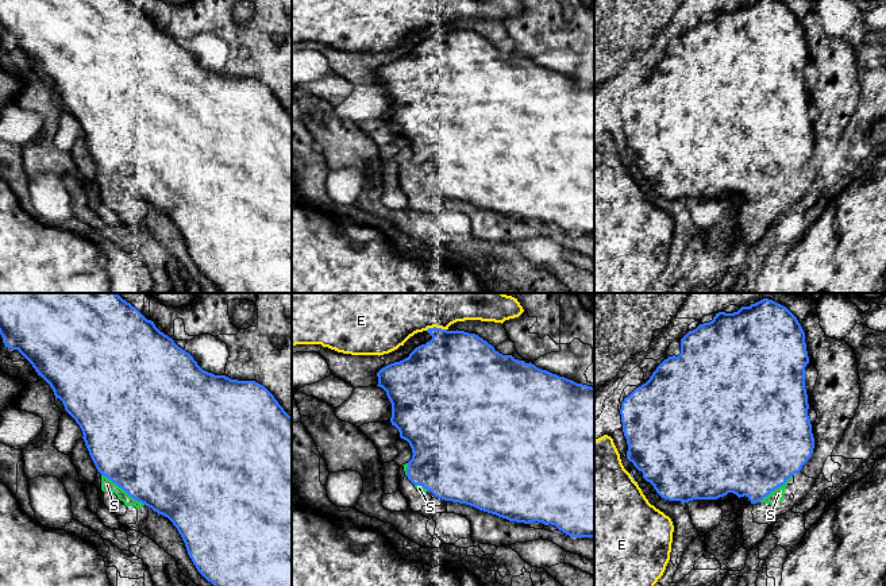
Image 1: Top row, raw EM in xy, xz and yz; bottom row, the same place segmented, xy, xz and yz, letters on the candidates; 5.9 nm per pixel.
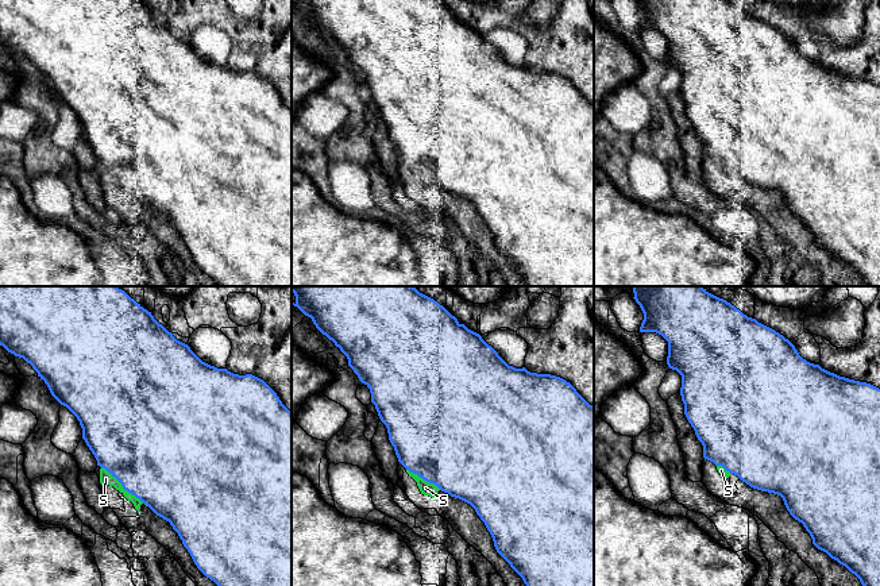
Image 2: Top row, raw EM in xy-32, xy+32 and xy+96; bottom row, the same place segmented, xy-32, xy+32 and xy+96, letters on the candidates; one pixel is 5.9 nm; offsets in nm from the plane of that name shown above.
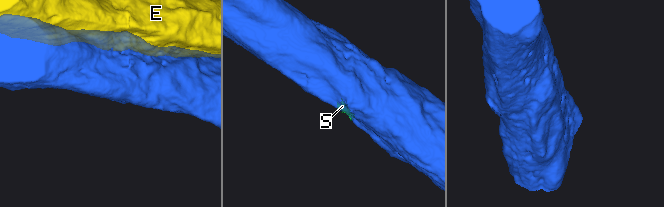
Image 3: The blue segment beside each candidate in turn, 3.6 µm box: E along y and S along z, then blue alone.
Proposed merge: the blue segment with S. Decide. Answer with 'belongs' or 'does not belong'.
belongs

